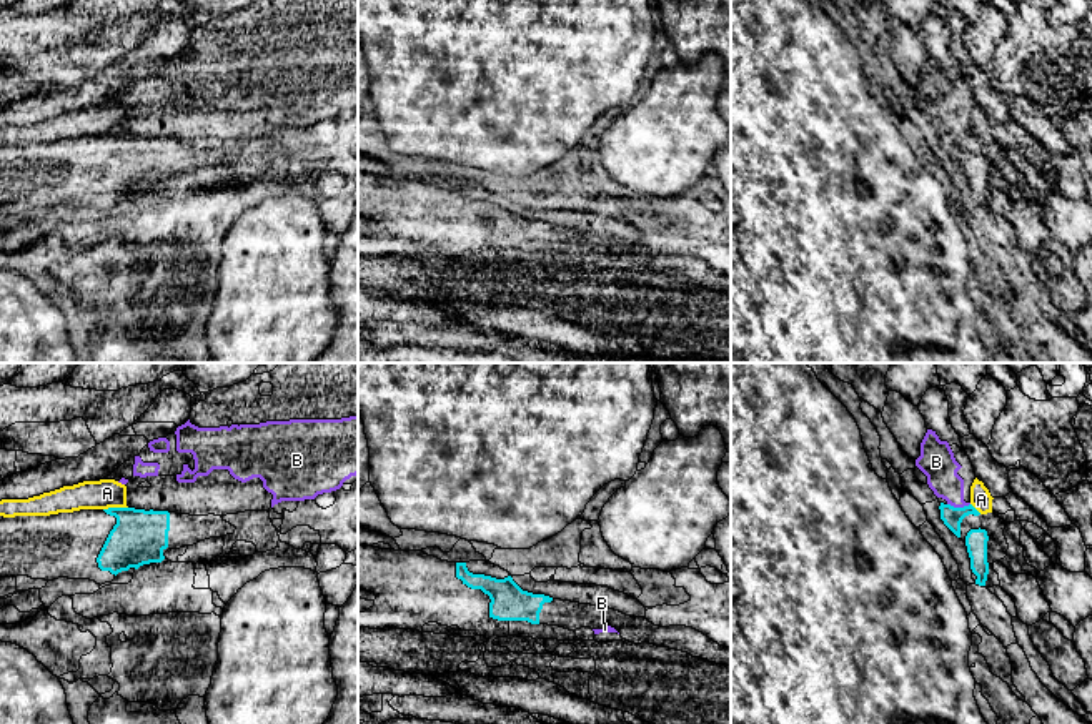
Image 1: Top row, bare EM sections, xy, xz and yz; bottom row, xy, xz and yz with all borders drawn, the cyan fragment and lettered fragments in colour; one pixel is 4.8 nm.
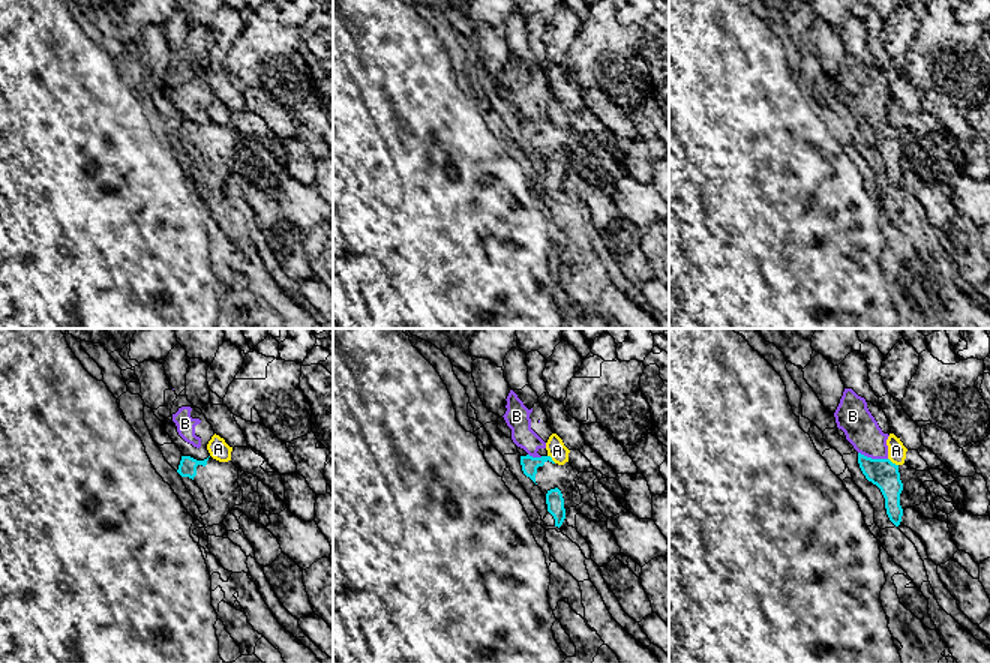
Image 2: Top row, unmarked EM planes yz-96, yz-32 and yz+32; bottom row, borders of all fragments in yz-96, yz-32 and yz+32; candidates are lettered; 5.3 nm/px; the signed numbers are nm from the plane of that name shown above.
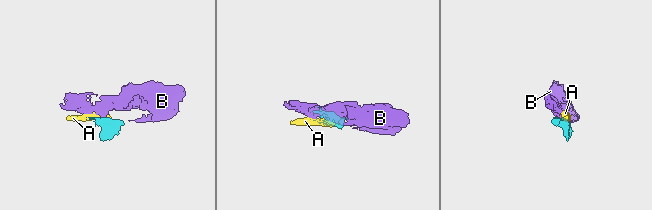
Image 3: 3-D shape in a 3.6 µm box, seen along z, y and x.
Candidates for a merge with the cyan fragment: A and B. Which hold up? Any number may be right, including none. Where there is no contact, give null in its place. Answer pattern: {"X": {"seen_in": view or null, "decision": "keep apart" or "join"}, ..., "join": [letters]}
{"A": {"seen_in": "xy", "decision": "keep apart"}, "B": {"seen_in": "yz", "decision": "keep apart"}, "join": []}

